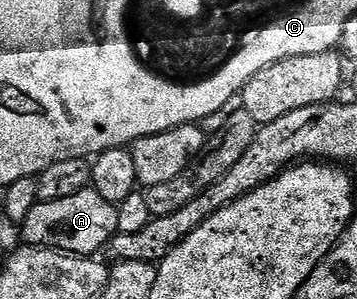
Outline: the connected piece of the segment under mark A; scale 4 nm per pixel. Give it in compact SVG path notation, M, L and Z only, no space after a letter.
M86 189L71 197L63 197L63 201L39 201L20 223L19 231L28 246L48 247L67 255L93 257L104 252L107 241L111 241L111 237L117 234L118 225L116 206L103 201L103 197L99 197L99 193L92 189Z

